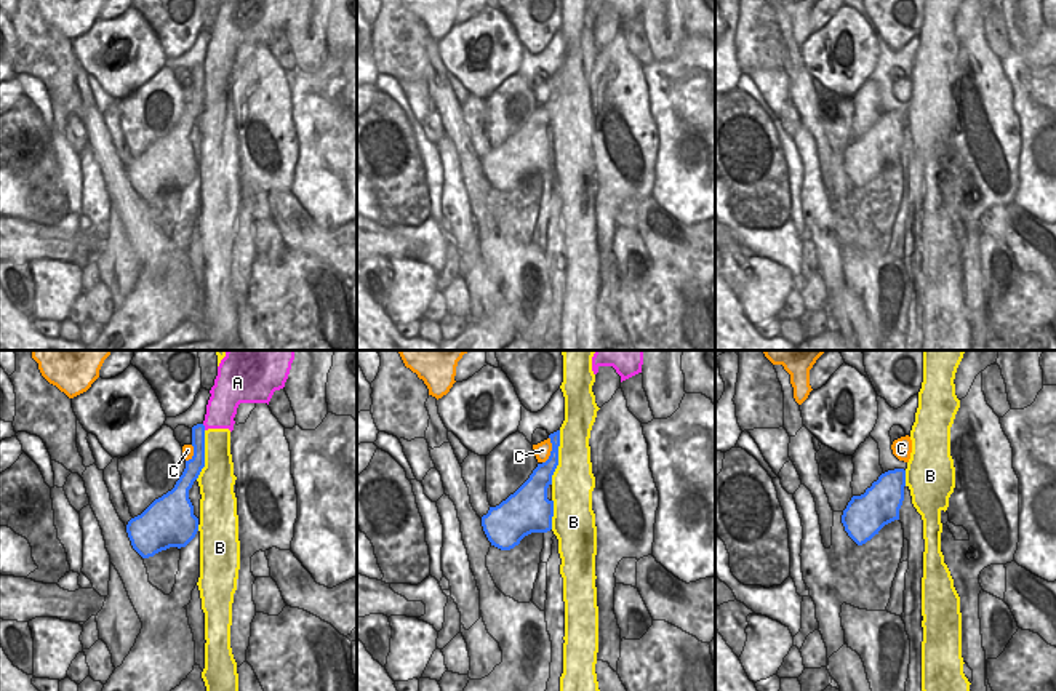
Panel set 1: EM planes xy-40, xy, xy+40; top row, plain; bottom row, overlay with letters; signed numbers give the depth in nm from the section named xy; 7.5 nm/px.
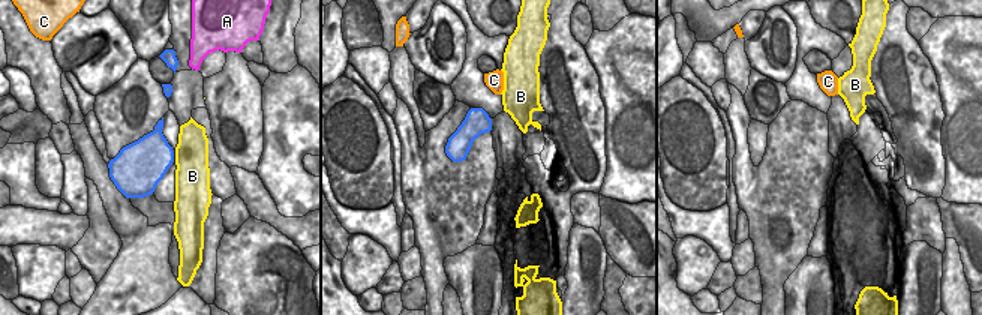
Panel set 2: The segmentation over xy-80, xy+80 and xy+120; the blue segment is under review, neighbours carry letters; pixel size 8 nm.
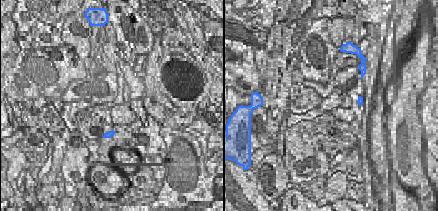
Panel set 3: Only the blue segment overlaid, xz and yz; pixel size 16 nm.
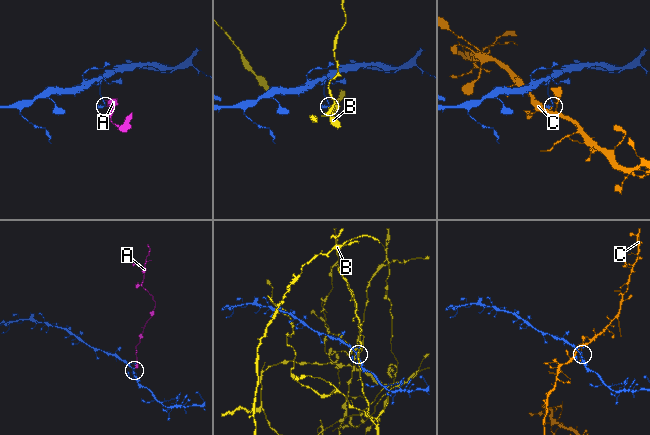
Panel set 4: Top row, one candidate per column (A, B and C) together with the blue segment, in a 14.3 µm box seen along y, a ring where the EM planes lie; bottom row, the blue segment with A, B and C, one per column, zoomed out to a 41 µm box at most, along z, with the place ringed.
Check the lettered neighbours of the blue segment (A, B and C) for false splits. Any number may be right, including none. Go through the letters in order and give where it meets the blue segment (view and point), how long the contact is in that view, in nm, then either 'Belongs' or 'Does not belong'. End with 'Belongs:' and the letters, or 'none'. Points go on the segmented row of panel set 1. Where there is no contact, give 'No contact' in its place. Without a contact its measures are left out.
A: Touches blue at xy-40 (204, 427). Shared border 60 nm. Does not belong
B: Touches blue at xy (557, 458). Shared border 420 nm. Does not belong
C: Touches blue at xy (552, 450). Shared border 200 nm. Does not belong
Belongs: none

